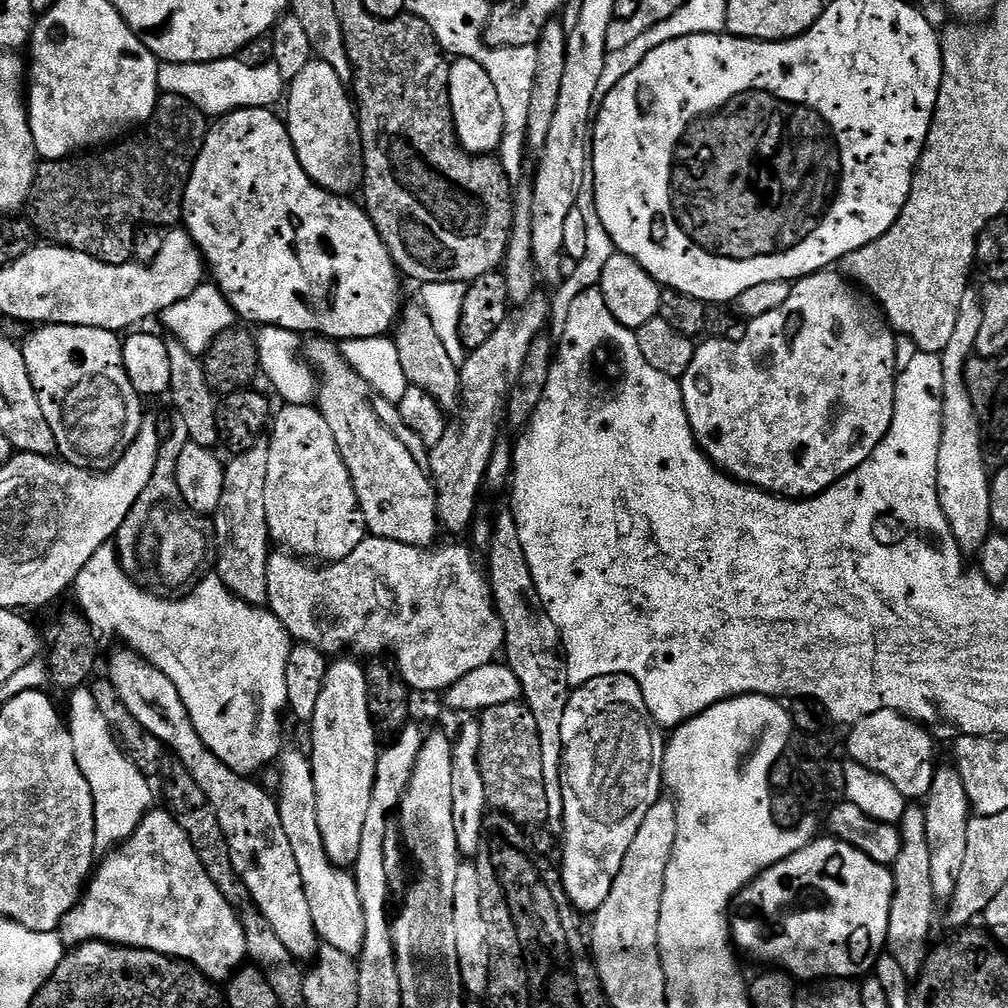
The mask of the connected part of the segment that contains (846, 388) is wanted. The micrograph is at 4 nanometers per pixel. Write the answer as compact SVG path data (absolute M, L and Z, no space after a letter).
M825 270L812 276L803 276L792 284L792 293L778 310L770 310L770 314L762 314L762 318L748 320L748 329L741 340L737 338L708 338L697 347L694 362L690 362L690 370L679 377L682 398L686 406L688 421L692 433L700 443L700 448L708 455L709 460L727 472L733 480L740 481L761 492L771 492L774 496L785 498L811 498L825 492L838 483L843 476L849 476L854 469L862 466L866 458L882 442L882 438L890 430L890 422L894 418L894 398L896 397L896 364L897 333L893 332L888 317L884 315L879 303L865 294L857 285L849 282L839 271Z

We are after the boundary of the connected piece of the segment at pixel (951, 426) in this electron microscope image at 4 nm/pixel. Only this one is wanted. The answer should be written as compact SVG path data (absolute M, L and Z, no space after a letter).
M969 286L962 298L962 307L958 310L958 322L954 325L954 335L951 336L950 342L946 342L943 352L939 353L942 362L944 405L942 406L942 442L938 450L938 482L936 483L936 487L940 490L940 505L946 514L946 522L950 522L950 530L965 554L979 553L989 533L993 531L990 514L992 481L990 471L988 472L989 465L986 463L984 435L964 377L966 362L972 359L975 353L981 327L980 292L975 287Z

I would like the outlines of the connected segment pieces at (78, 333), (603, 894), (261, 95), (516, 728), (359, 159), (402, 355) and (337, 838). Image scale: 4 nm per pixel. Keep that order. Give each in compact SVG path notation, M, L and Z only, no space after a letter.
M45 324L37 327L28 336L28 341L23 341L22 351L26 370L30 374L30 382L34 386L34 394L38 394L38 406L42 406L42 414L46 414L46 422L50 422L50 430L54 430L54 442L56 443L57 453L67 463L78 466L79 468L89 468L91 472L106 472L114 467L117 462L124 457L128 448L142 430L146 419L144 413L145 401L134 388L134 382L131 381L130 374L124 365L124 346L121 337L110 330L101 328L91 328L90 326L70 326L69 324Z
M603 676L581 684L573 691L562 722L562 746L562 879L577 913L594 914L606 902L610 886L614 886L614 878L618 878L622 870L626 850L630 850L630 842L634 842L634 834L638 834L638 826L642 826L642 818L646 818L646 814L650 814L652 807L661 800L663 792L660 791L665 791L666 736L650 714L646 698L642 698L642 690L634 677Z
M238 58L202 62L201 64L160 64L158 86L161 93L178 94L194 106L201 108L205 116L219 118L240 108L272 108L281 103L286 92L286 81L276 64L251 68Z
M524 702L506 706L490 706L490 710L479 713L478 723L482 730L480 747L480 769L486 782L486 798L489 809L510 817L521 826L540 826L547 821L550 802L546 798L546 786L542 774L542 742L538 738L538 722Z
M314 58L298 74L298 78L290 81L290 87L286 92L286 104L288 100L288 116L286 123L288 133L292 139L294 150L298 154L298 162L302 162L302 170L319 188L324 188L328 192L335 192L338 196L348 196L352 191L361 187L364 179L364 153L360 143L360 121L356 111L353 97L350 95L346 82L338 78L334 66L330 66L326 61Z
M420 302L403 305L399 321L394 329L394 339L398 350L398 362L402 362L402 370L406 374L409 385L426 390L440 403L445 413L459 409L462 404L460 395L460 369L454 364L445 349L445 343L438 338L434 330L430 314Z
M344 658L333 659L328 665L324 689L318 698L318 710L310 721L310 759L318 794L318 827L322 830L322 842L326 842L326 854L330 854L336 867L348 870L355 865L359 847L362 846L362 826L366 823L366 813L370 811L370 794L374 794L374 778L382 748L376 745L378 733L370 714L365 665L356 658L340 659Z

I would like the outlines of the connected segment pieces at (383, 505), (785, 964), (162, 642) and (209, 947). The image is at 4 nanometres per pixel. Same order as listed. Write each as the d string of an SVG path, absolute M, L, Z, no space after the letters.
M312 338L306 344L306 359L312 365L318 380L318 407L320 413L330 422L330 430L334 430L334 442L338 442L338 450L346 462L346 470L350 470L350 478L354 482L356 497L364 515L364 527L378 538L386 538L403 544L416 544L426 548L437 543L436 535L441 535L440 515L436 505L436 485L428 468L429 449L422 438L406 426L400 416L400 409L391 400L380 396L366 378L362 378L348 364L341 345L327 338Z
M835 838L827 839L813 839L805 848L752 880L739 894L740 913L737 916L735 913L730 920L732 943L743 955L745 952L768 964L764 966L775 966L797 981L852 978L848 976L864 978L886 952L890 908L896 893L891 871L866 858L862 850L854 850Z
M107 543L96 551L94 558L90 558L90 562L86 562L78 574L74 593L80 603L77 604L79 611L83 612L92 629L101 637L117 636L124 643L121 645L162 670L162 674L166 674L170 682L178 686L178 694L182 694L182 702L186 702L186 710L202 742L206 742L210 751L222 758L230 770L239 776L251 777L256 774L252 772L266 767L271 760L273 763L285 743L284 724L280 721L280 715L288 708L286 670L294 641L286 626L282 626L271 610L239 600L221 582L219 575L211 575L205 575L183 598L165 598L141 588L131 580L120 565L119 552L111 543Z
M149 810L136 827L136 833L99 861L76 907L64 915L58 935L68 946L104 940L107 944L126 948L154 950L163 956L171 956L173 960L191 964L213 982L231 981L248 955L241 917L234 905L222 898L218 886L210 882L210 874L206 874L190 838L186 838L186 830L178 826L171 811L156 811Z

